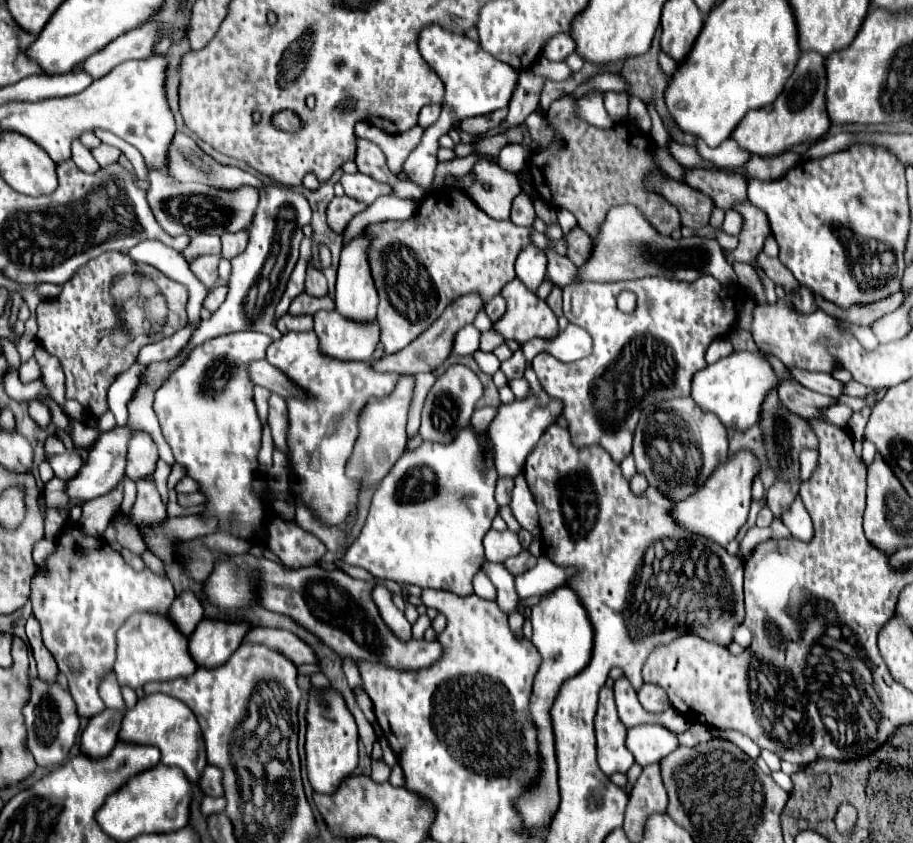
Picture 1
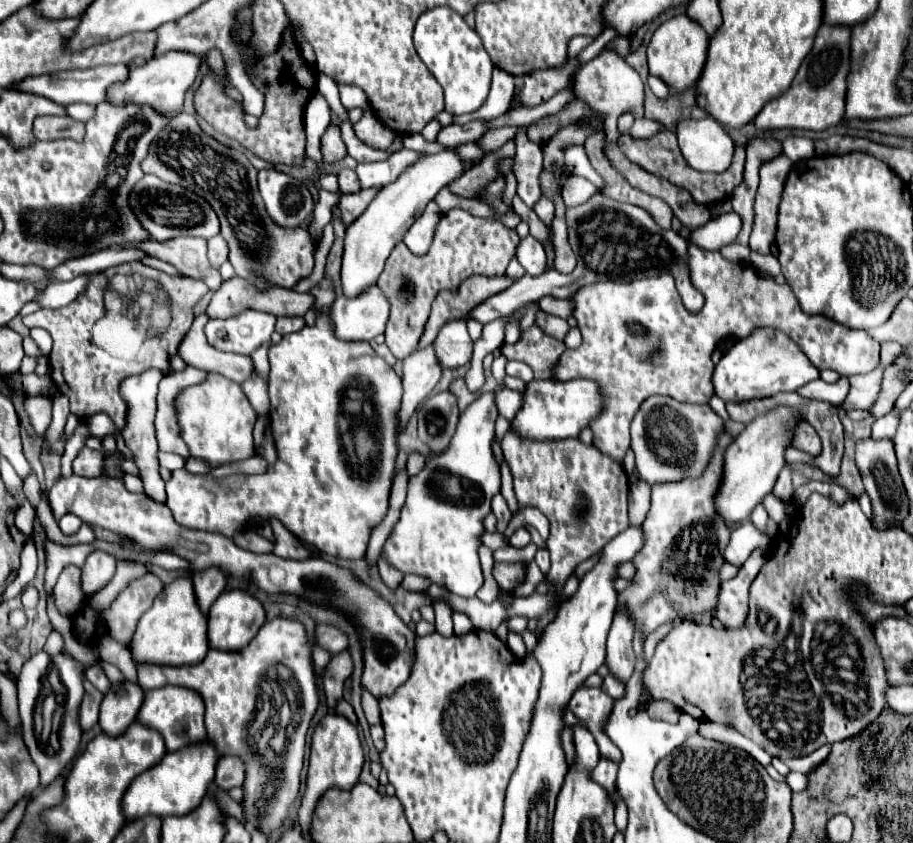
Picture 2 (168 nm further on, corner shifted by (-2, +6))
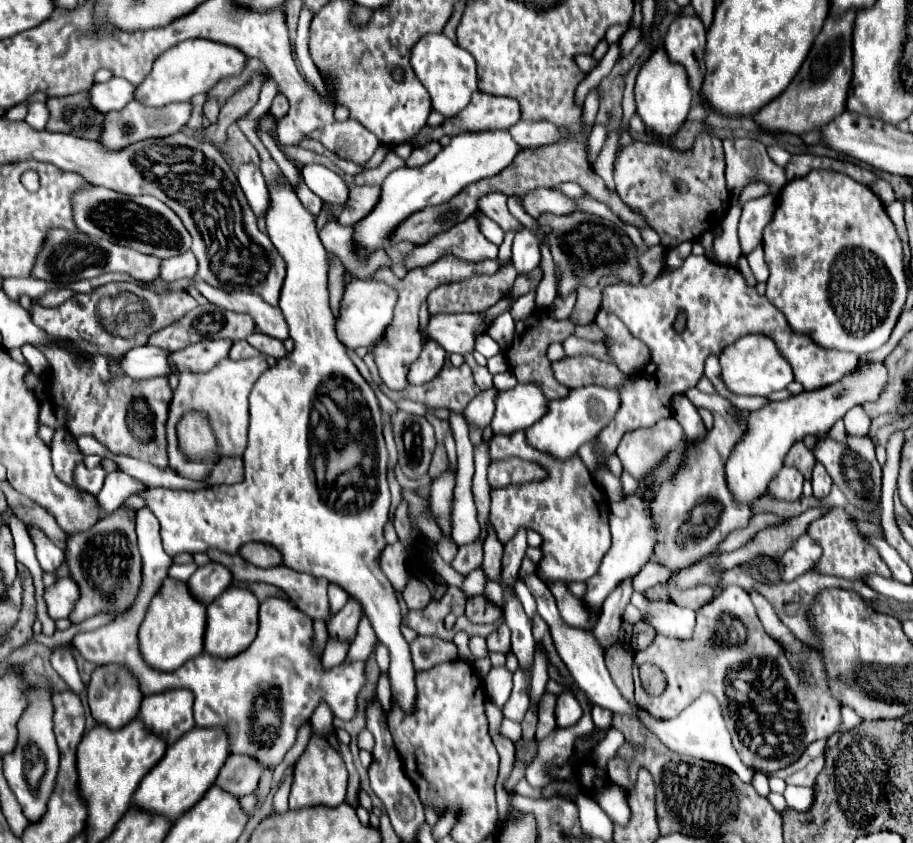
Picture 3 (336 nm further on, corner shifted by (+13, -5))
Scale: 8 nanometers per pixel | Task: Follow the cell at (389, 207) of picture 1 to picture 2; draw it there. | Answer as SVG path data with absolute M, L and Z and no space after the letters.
M429 203L425 213L421 217L415 219L415 223L409 227L407 235L403 241L407 241L409 249L413 249L413 253L425 253L431 245L431 237L435 231L437 221L441 219L441 211L437 207L437 203Z

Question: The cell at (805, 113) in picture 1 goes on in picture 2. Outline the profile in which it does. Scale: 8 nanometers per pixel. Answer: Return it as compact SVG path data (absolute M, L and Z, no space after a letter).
M821 25L813 43L813 49L803 59L791 87L777 99L771 99L753 119L755 129L805 129L823 131L837 125L845 111L845 77L849 71L849 27Z

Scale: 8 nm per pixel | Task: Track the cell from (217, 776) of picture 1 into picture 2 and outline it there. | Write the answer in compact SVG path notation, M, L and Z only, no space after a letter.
M219 757L215 767L215 783L221 789L229 791L233 787L241 787L243 779L245 779L245 769L237 757Z

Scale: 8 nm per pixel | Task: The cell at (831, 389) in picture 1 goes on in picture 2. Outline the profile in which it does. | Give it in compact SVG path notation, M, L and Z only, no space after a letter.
M757 329L745 339L739 339L715 365L713 387L723 401L751 401L773 397L783 391L797 391L809 381L819 379L819 369L807 359L795 341L773 329Z

